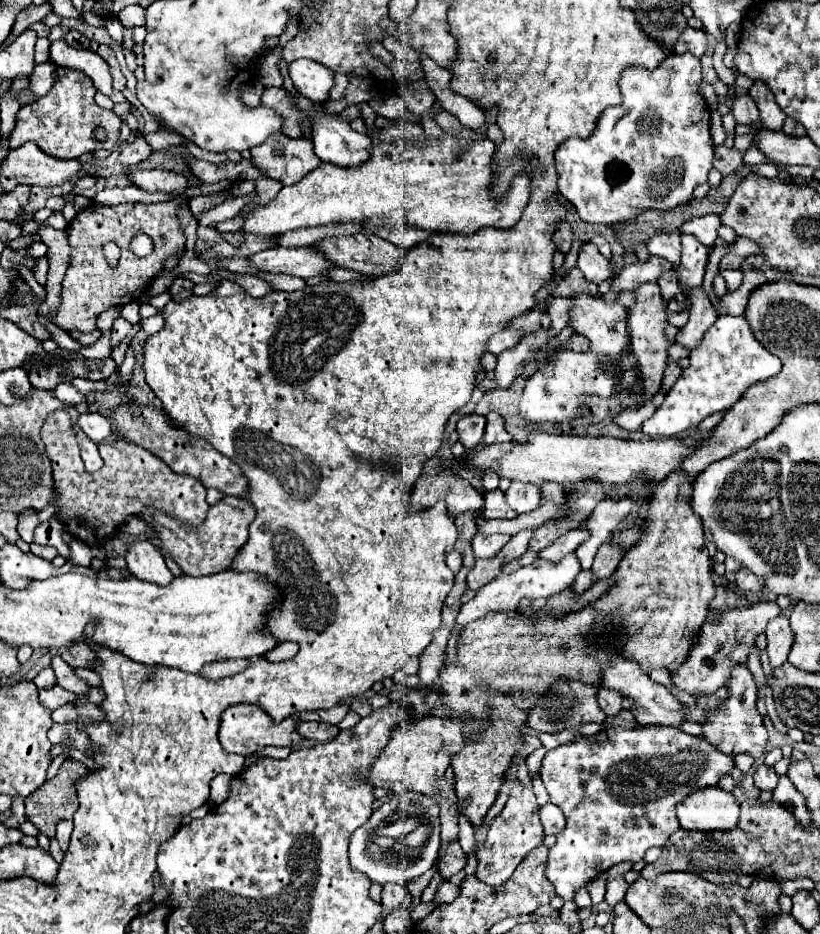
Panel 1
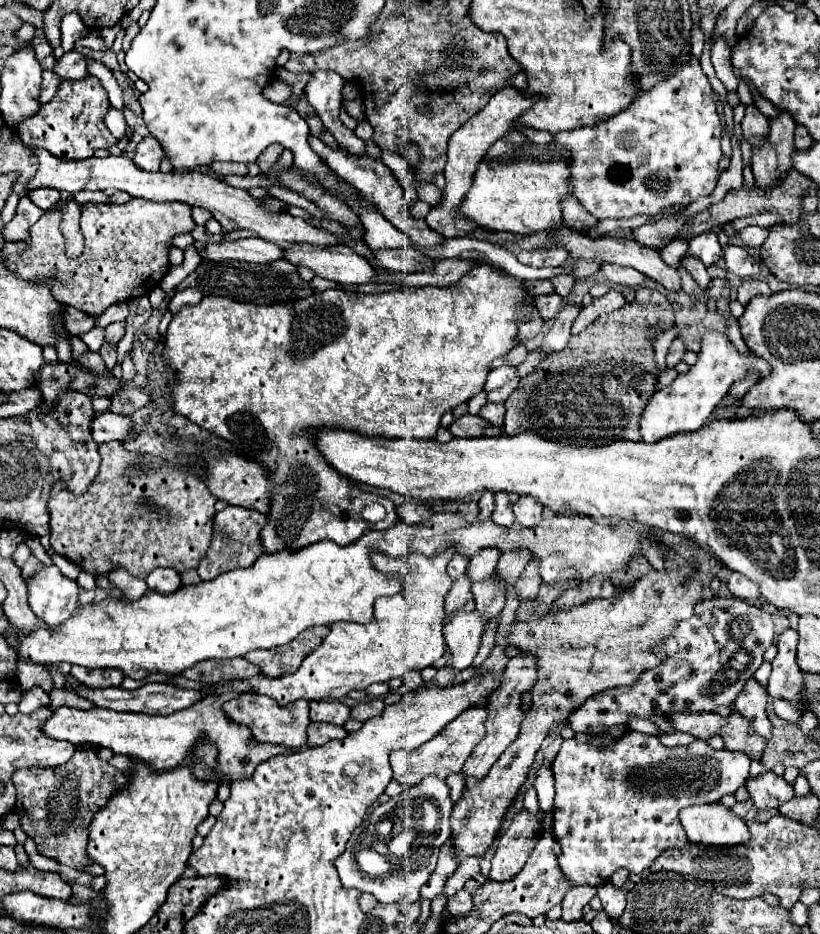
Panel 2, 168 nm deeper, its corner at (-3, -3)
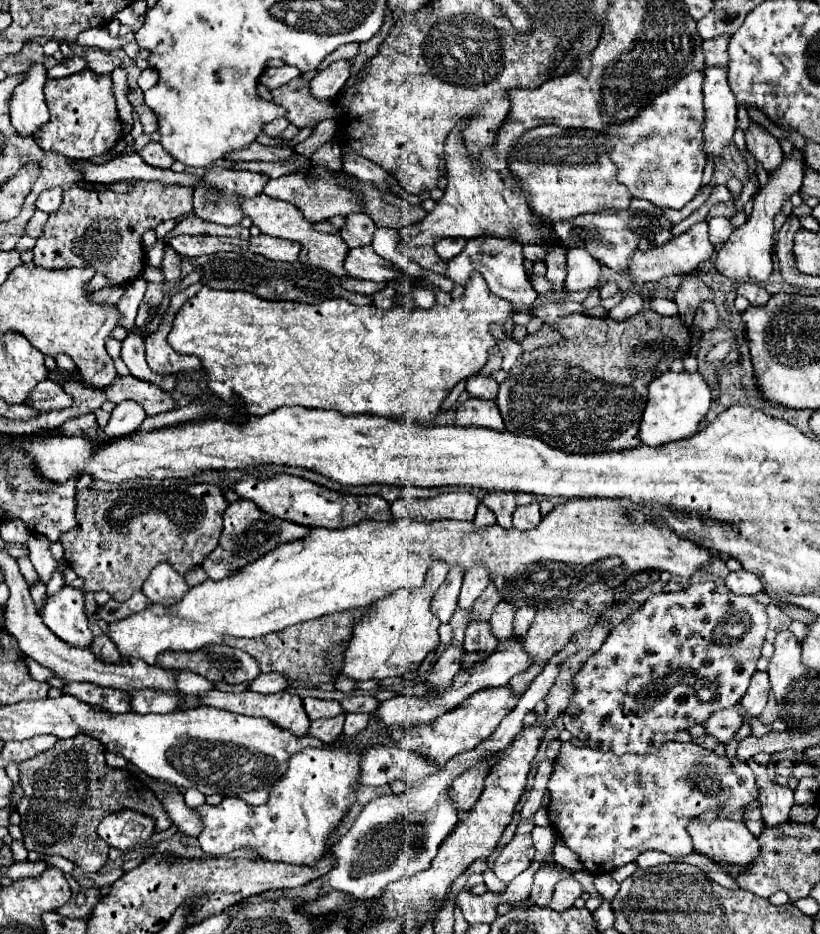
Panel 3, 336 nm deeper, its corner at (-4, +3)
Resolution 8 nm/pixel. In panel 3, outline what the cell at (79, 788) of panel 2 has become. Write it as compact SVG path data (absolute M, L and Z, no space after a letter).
M76 734L74 738L58 740L48 752L20 764L24 796L18 802L18 814L28 850L44 856L64 856L90 874L108 862L110 846L100 840L96 832L108 812L116 812L116 808L136 808L136 812L144 812L156 820L156 832L172 826L170 816L154 792L134 772L108 766L104 754L106 748L100 740L88 734Z

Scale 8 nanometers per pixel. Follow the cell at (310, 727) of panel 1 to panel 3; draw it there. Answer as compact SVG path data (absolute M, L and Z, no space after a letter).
M344 714L312 722L308 734L322 740L322 742L326 742L326 744L330 744L330 742L336 740L338 734L342 734L342 726L344 726Z

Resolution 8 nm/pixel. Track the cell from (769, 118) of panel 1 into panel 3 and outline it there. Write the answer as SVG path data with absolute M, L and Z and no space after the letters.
M794 150L790 158L784 158L784 164L770 174L768 186L760 188L760 194L754 198L754 210L744 226L736 228L730 240L718 248L714 268L732 282L754 282L764 284L772 274L772 252L774 252L774 216L780 212L786 194L794 194L800 190L804 178L804 160Z

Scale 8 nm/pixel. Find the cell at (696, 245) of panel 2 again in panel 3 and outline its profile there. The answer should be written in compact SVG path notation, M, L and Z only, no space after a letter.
M710 218L708 220L708 226L710 226L710 242L718 248L718 246L722 246L722 244L726 244L728 242L728 238L730 238L730 234L734 232L734 226L730 224L730 220L728 218Z

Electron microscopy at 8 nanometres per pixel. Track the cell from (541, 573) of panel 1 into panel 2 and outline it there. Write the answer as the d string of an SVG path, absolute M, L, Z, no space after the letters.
M479 610L457 612L453 620L443 628L447 648L451 652L451 666L459 672L471 666L473 658L479 652L481 636L485 632L487 620Z

